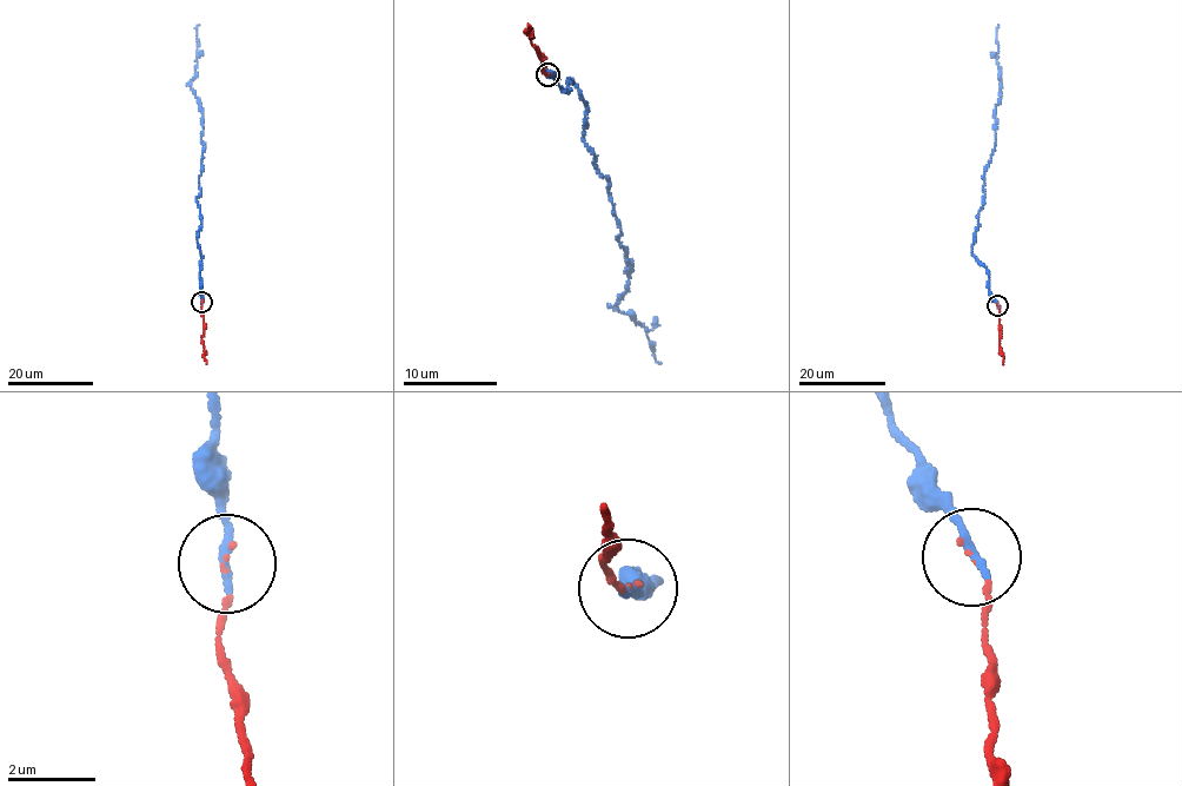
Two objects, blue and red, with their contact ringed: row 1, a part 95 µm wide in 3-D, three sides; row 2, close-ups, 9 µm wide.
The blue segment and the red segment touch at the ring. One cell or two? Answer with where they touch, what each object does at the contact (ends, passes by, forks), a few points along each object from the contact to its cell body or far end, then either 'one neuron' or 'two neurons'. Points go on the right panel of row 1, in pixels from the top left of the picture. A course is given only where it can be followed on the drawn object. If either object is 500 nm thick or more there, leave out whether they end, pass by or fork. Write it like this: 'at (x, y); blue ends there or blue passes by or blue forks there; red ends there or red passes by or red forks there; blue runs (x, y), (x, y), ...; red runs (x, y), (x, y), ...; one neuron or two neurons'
at (997, 305); blue ends there; red ends there; blue runs (997, 306), (989, 291), (988, 271), (971, 250), (983, 202), (983, 172), (995, 146), (1001, 78), (997, 24); red runs (997, 306), (1002, 364); one neuron

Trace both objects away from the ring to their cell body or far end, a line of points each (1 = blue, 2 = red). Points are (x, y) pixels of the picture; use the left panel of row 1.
1: (201, 303), (197, 242), (201, 217), (196, 198), (205, 146), (201, 107), (190, 85), (198, 24)
2: (201, 303), (206, 363)

